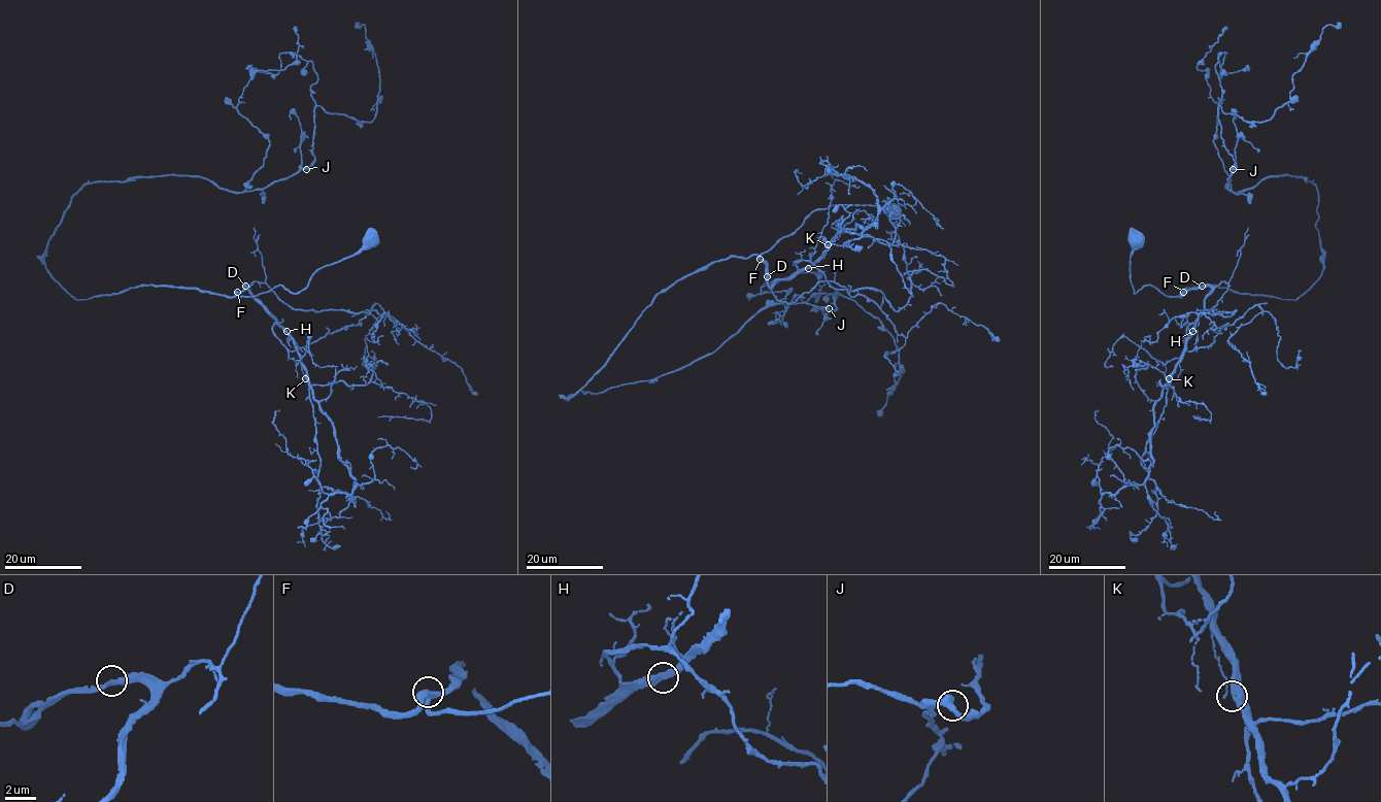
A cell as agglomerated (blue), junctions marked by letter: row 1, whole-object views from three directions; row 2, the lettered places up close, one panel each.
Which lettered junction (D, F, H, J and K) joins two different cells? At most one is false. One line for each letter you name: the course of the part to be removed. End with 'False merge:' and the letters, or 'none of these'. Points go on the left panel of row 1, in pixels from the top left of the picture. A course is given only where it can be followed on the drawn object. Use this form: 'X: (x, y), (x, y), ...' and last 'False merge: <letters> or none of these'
False merge: none of these

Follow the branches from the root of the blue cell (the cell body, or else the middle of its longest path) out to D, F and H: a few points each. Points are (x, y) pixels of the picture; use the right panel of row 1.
D: (1134, 240), (1130, 278), (1135, 293), (1151, 285), (1161, 294), (1179, 296), (1202, 286)
F: (1134, 240), (1130, 257), (1134, 292), (1148, 285), (1171, 296), (1179, 296), (1183, 292)
H: (1134, 240), (1130, 278), (1135, 293), (1148, 285), (1171, 296), (1200, 287), (1211, 289), (1192, 331)

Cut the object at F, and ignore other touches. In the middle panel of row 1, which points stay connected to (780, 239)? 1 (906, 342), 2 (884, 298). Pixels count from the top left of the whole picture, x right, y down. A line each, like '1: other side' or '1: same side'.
1: same side
2: same side

